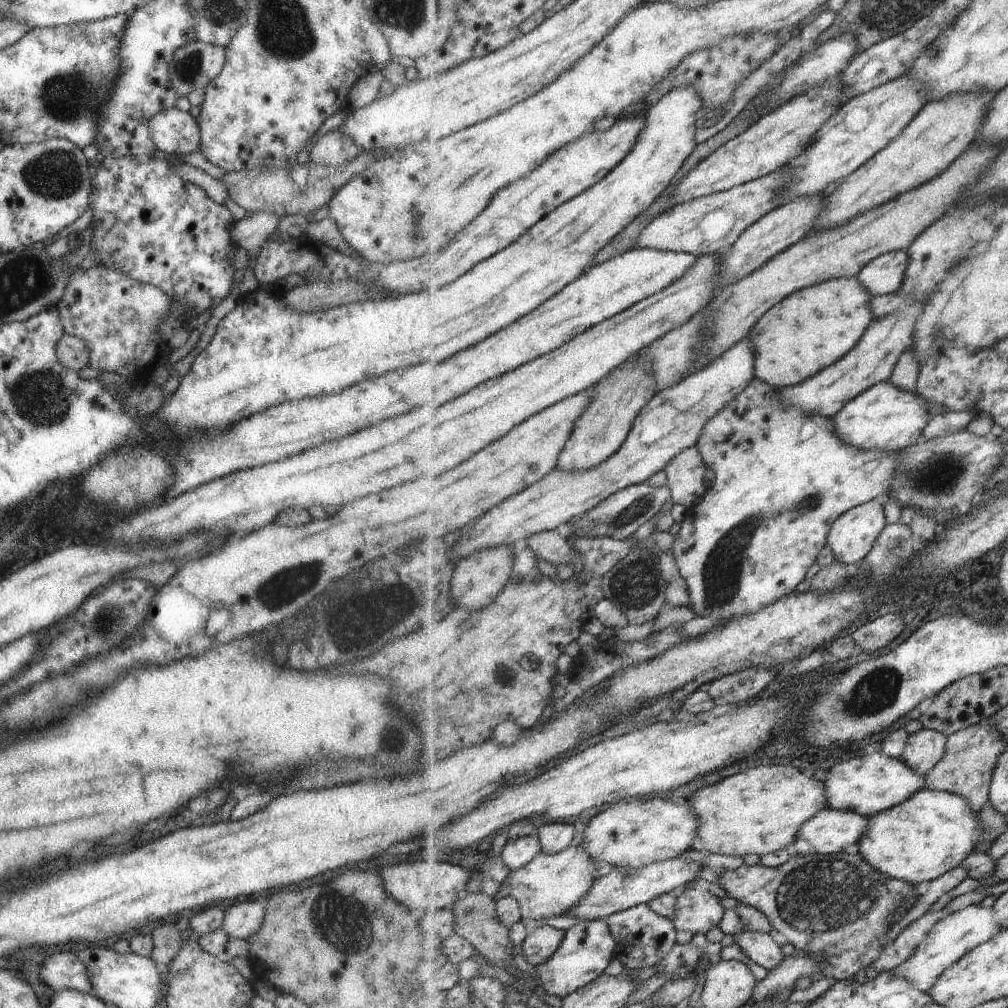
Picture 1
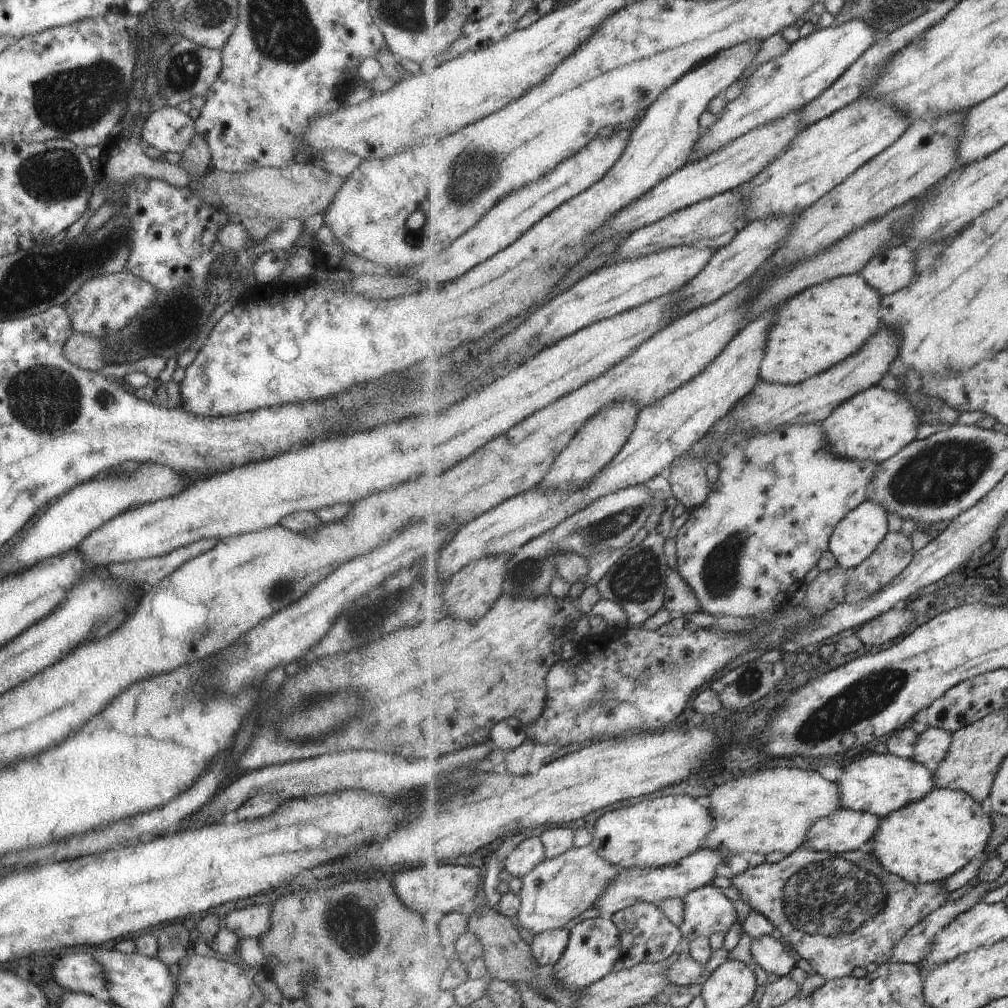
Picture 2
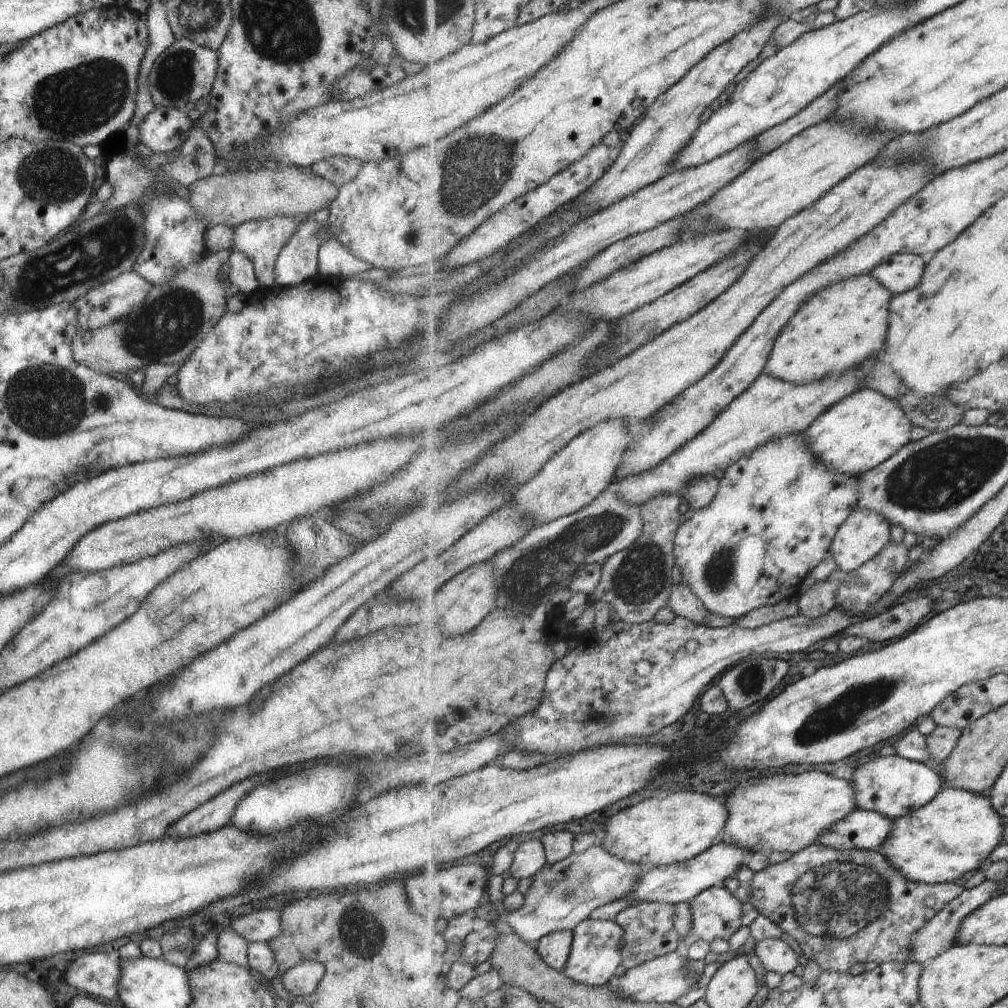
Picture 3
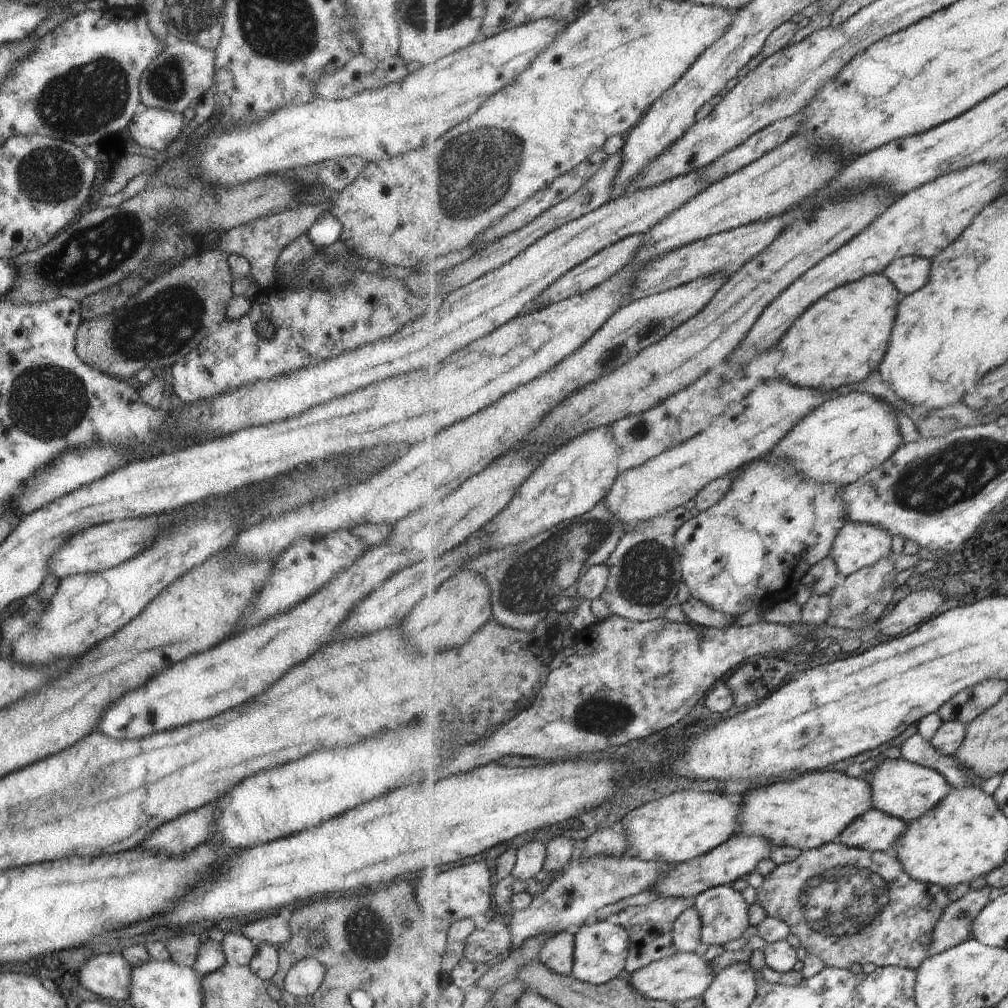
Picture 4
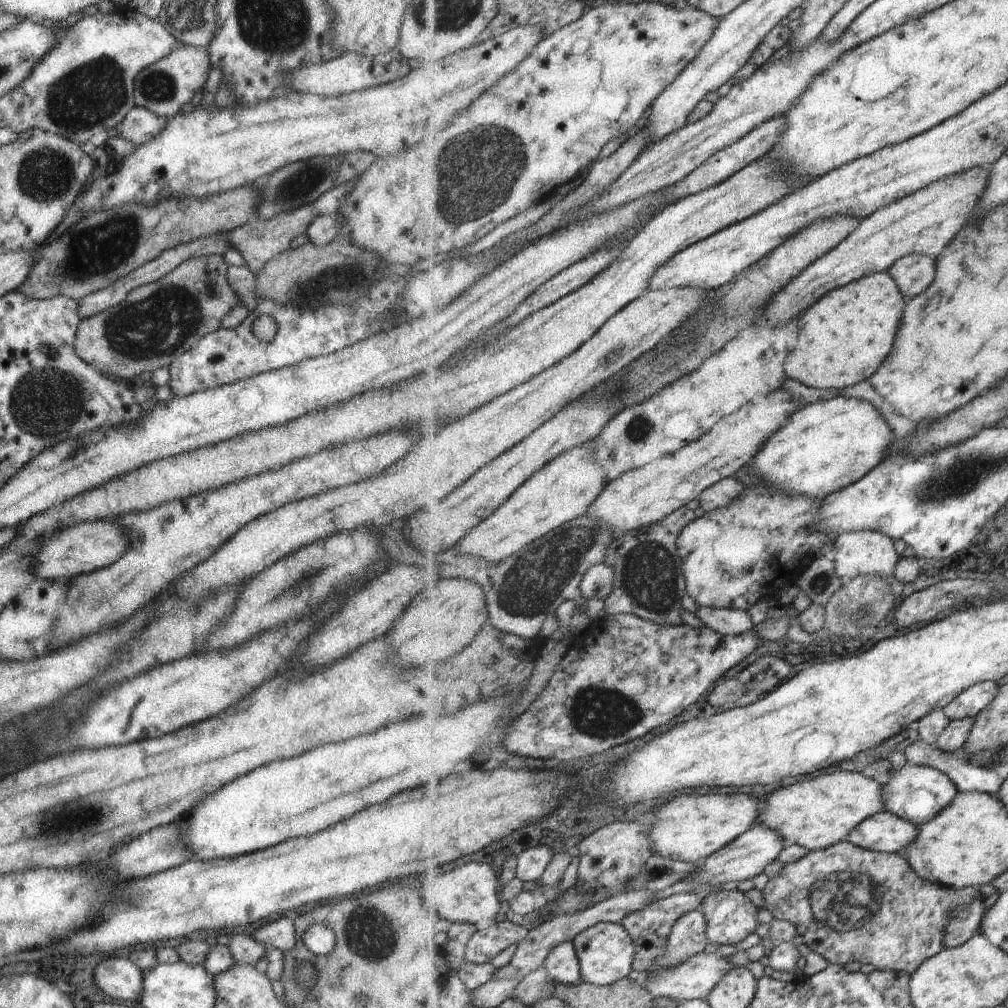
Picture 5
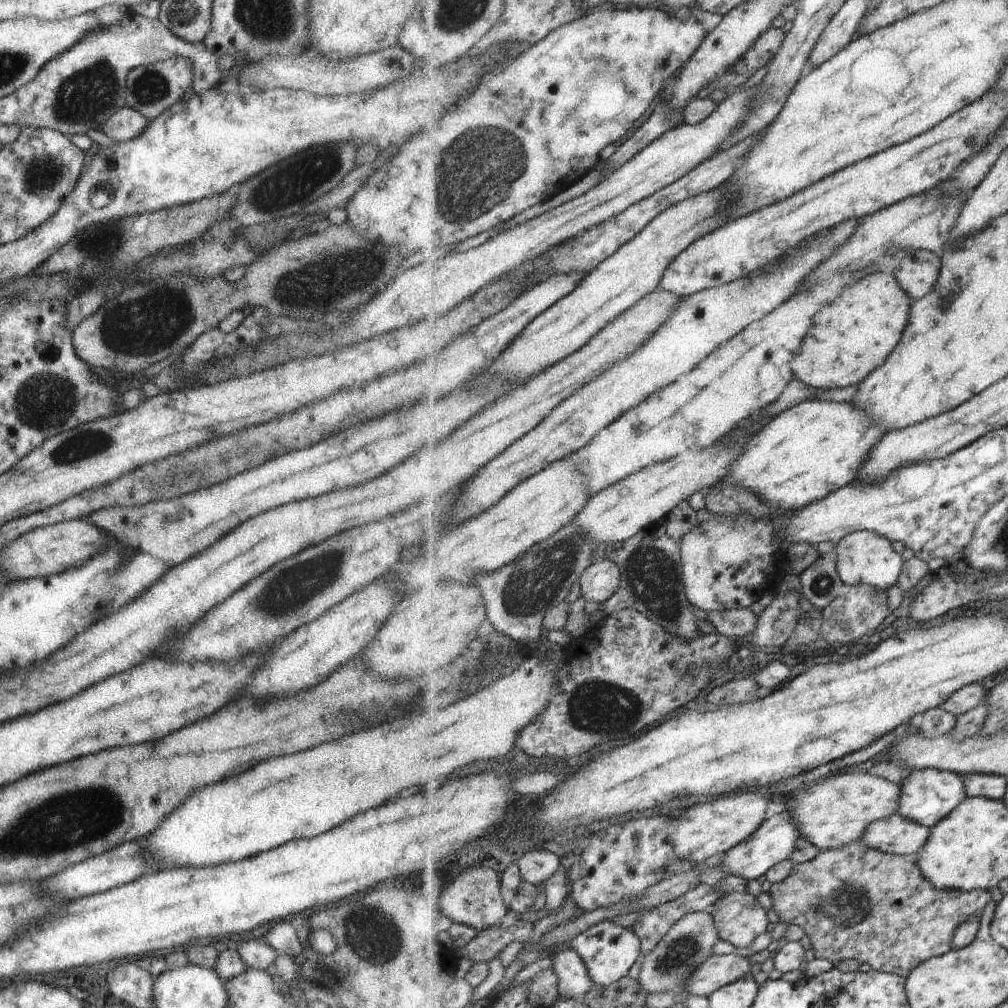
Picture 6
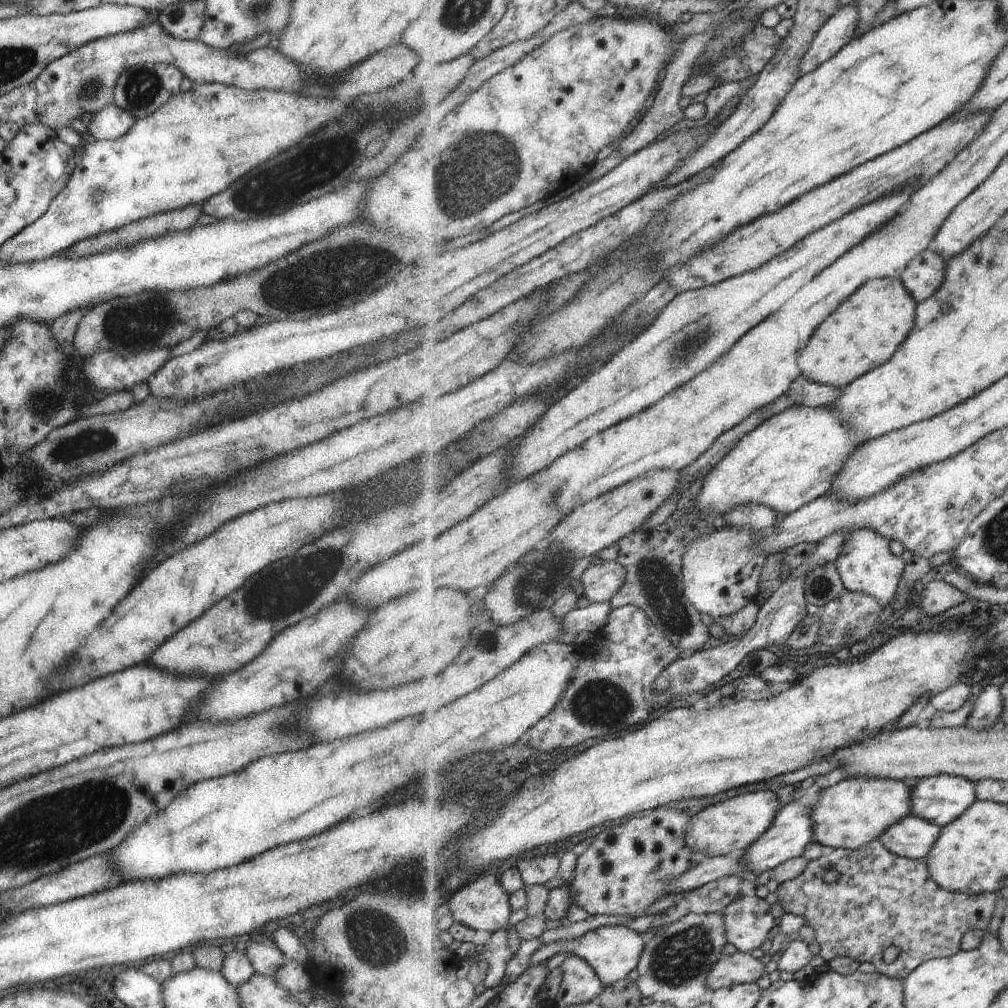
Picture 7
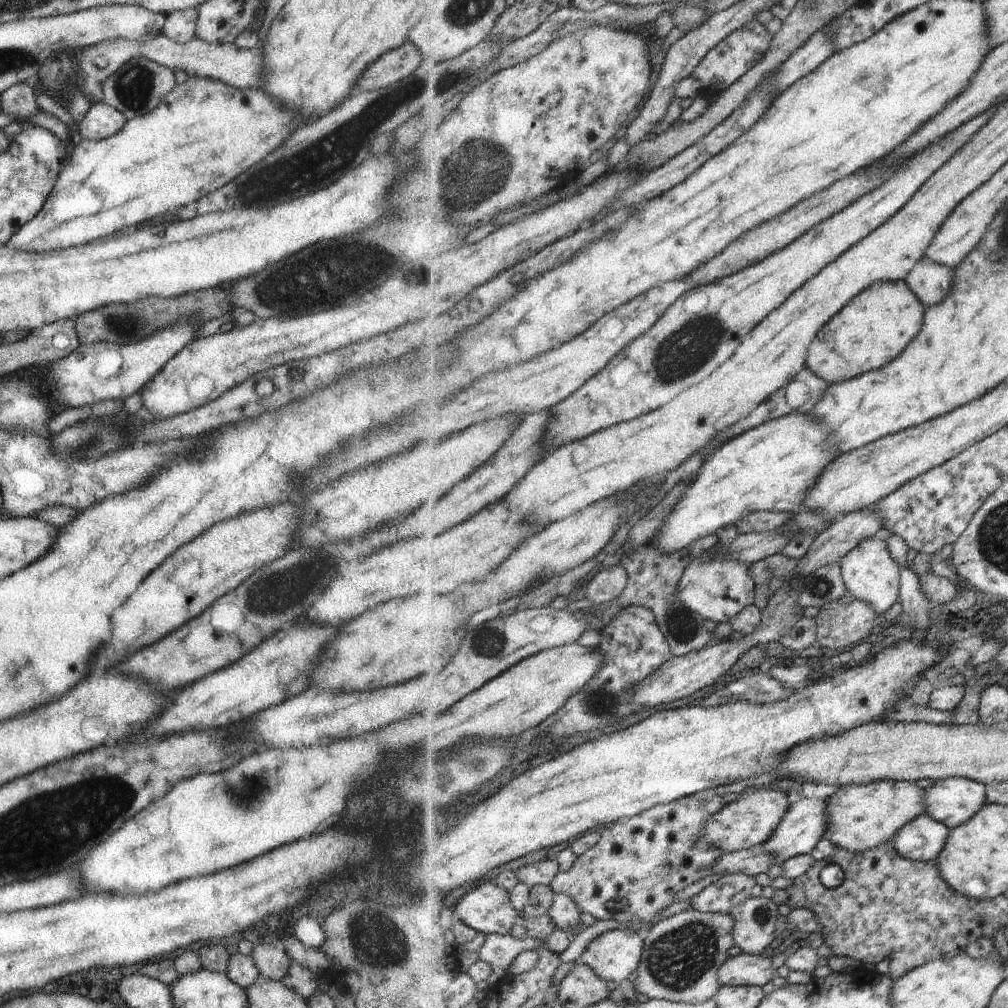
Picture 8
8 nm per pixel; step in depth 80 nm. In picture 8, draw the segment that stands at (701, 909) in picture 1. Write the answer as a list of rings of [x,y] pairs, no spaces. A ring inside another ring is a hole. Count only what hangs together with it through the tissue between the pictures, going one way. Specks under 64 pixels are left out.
[[[755,897],[734,908],[731,915],[736,926],[733,931],[736,945],[743,953],[765,955],[776,937],[779,905],[773,900]]]

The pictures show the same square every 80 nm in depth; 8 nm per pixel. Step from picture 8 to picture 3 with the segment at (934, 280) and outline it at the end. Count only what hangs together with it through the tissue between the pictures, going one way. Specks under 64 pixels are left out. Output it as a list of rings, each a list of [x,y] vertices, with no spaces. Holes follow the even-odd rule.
[[[893,255],[877,268],[873,268],[872,276],[875,276],[885,288],[889,288],[893,295],[904,294],[921,284],[927,261],[928,258],[921,255]]]

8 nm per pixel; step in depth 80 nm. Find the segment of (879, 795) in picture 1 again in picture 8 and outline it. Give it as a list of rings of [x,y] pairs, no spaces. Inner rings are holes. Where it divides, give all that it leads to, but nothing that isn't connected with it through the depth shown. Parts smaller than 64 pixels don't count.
[[[965,777],[934,781],[925,793],[925,814],[951,829],[967,824],[988,803],[987,785]]]

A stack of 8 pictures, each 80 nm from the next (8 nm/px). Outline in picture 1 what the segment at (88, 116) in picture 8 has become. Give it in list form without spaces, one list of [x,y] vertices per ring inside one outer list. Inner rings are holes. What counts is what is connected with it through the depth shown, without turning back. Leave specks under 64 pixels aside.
[[[175,106],[151,116],[148,127],[154,148],[161,152],[183,157],[199,147],[195,119],[187,111],[180,111]]]

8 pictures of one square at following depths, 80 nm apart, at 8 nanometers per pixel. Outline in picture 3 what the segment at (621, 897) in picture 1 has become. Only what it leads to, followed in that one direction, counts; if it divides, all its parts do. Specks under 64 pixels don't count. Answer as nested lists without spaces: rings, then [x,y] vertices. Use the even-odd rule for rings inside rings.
[[[716,844],[705,850],[700,856],[687,860],[685,863],[655,867],[655,870],[641,874],[639,884],[633,892],[629,892],[625,899],[631,905],[641,902],[669,902],[669,904],[690,903],[690,901],[712,887],[723,885],[724,880],[731,878],[741,868],[747,866],[748,859],[755,852],[751,848],[739,848],[733,844]]]

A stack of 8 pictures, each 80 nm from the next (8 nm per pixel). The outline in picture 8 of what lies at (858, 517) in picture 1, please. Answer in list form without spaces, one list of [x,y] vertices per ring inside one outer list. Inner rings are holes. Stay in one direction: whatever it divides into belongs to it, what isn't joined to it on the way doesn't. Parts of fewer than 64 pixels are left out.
[[[885,534],[862,540],[859,546],[844,556],[840,567],[850,594],[871,603],[874,606],[874,611],[877,611],[878,614],[889,610],[897,602],[897,598],[900,598],[902,566],[889,552]]]

